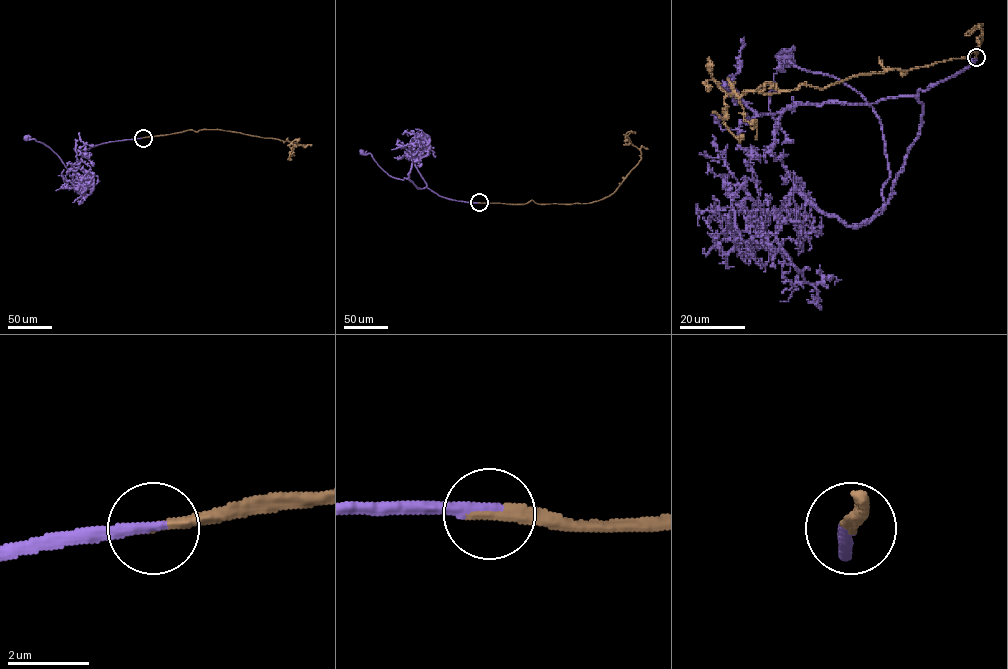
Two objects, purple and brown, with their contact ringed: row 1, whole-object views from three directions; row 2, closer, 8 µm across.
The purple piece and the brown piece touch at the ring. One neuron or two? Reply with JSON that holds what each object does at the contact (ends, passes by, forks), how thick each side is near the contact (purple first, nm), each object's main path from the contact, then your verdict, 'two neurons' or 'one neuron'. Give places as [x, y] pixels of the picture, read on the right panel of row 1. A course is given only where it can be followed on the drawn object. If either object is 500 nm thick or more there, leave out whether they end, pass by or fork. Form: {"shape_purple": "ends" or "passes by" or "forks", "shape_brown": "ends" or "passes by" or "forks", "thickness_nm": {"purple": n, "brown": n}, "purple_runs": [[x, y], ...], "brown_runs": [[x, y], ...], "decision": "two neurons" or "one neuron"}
{"shape_purple": "ends", "shape_brown": "ends", "thickness_nm": {"purple": 280, "brown": 320}, "purple_runs": [[975, 57], [955, 75], [919, 89], [921, 124], [884, 207], [889, 169], [874, 108], [831, 75], [784, 57]], "brown_runs": [[976, 57], [981, 28], [966, 35], [982, 25], [966, 57], [728, 94], [735, 136]], "decision": "one neuron"}

